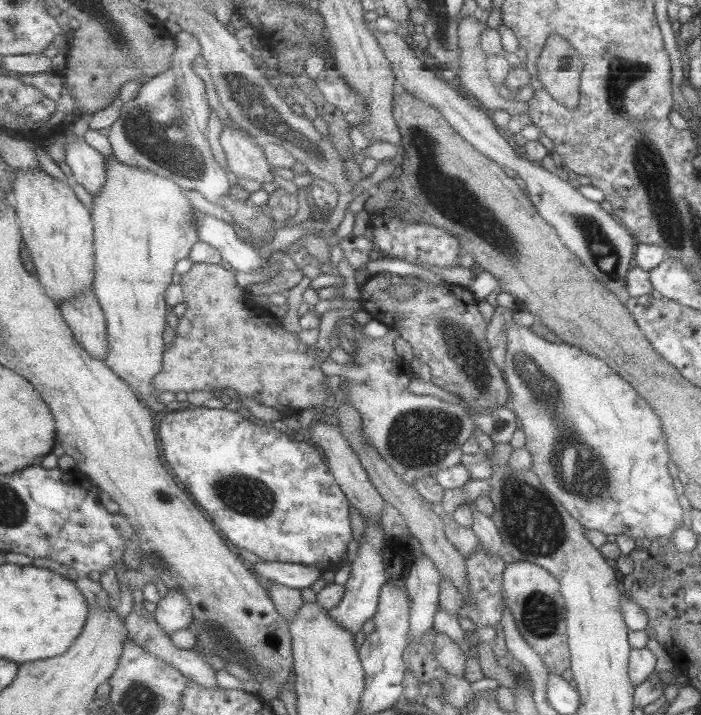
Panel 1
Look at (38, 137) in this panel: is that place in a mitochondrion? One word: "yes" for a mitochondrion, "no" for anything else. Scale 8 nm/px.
no

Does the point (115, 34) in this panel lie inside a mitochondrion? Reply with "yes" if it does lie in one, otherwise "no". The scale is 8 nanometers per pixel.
yes

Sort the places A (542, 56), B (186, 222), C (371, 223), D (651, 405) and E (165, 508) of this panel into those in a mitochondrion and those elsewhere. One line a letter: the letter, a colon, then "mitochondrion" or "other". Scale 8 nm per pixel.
A: other
B: mitochondrion
C: other
D: other
E: other

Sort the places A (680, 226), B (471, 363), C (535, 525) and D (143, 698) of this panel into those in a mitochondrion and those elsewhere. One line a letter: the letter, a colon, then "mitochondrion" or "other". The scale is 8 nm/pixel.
A: mitochondrion
B: mitochondrion
C: mitochondrion
D: mitochondrion

